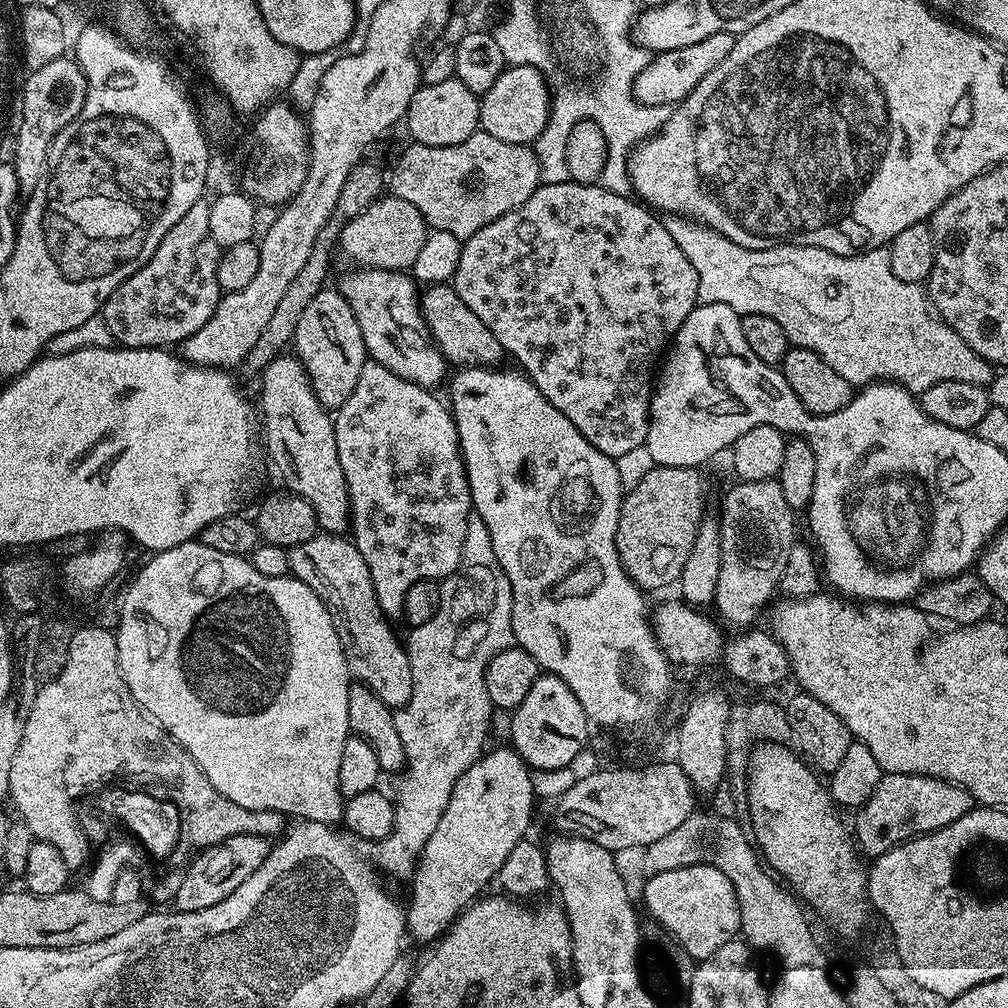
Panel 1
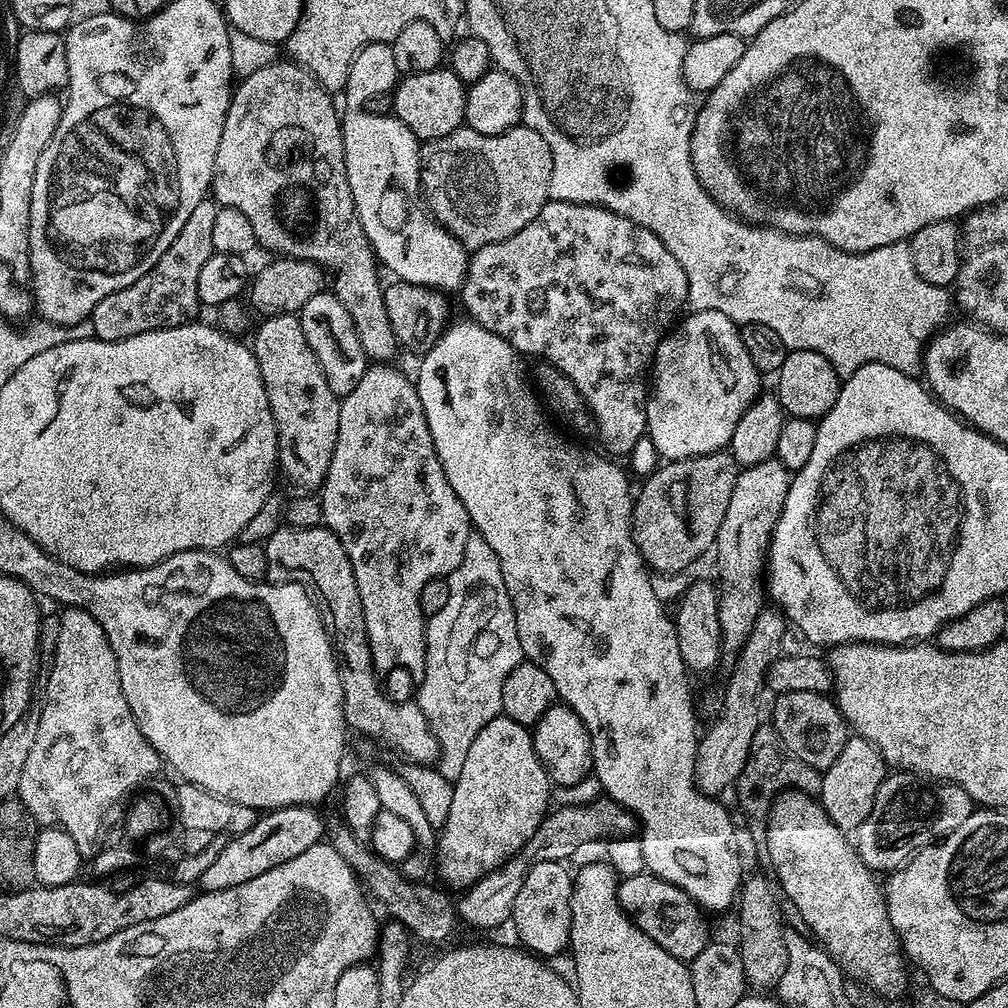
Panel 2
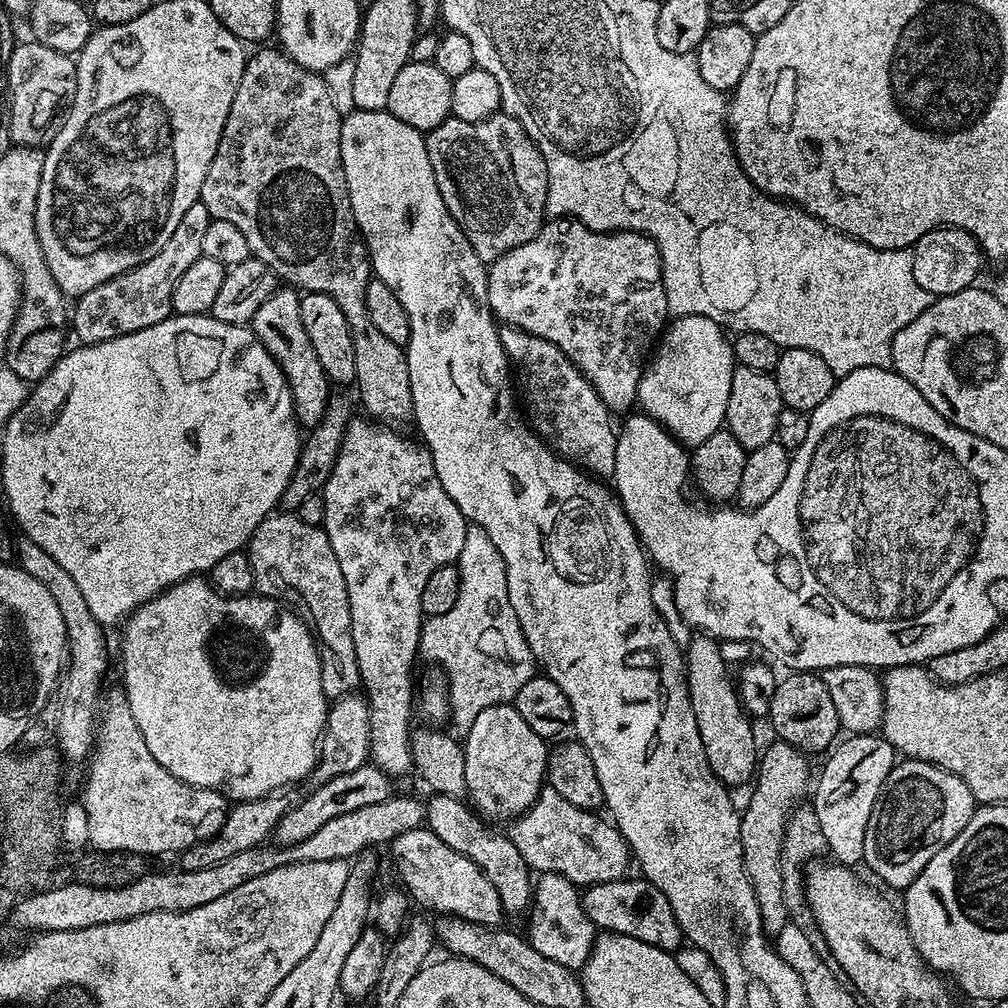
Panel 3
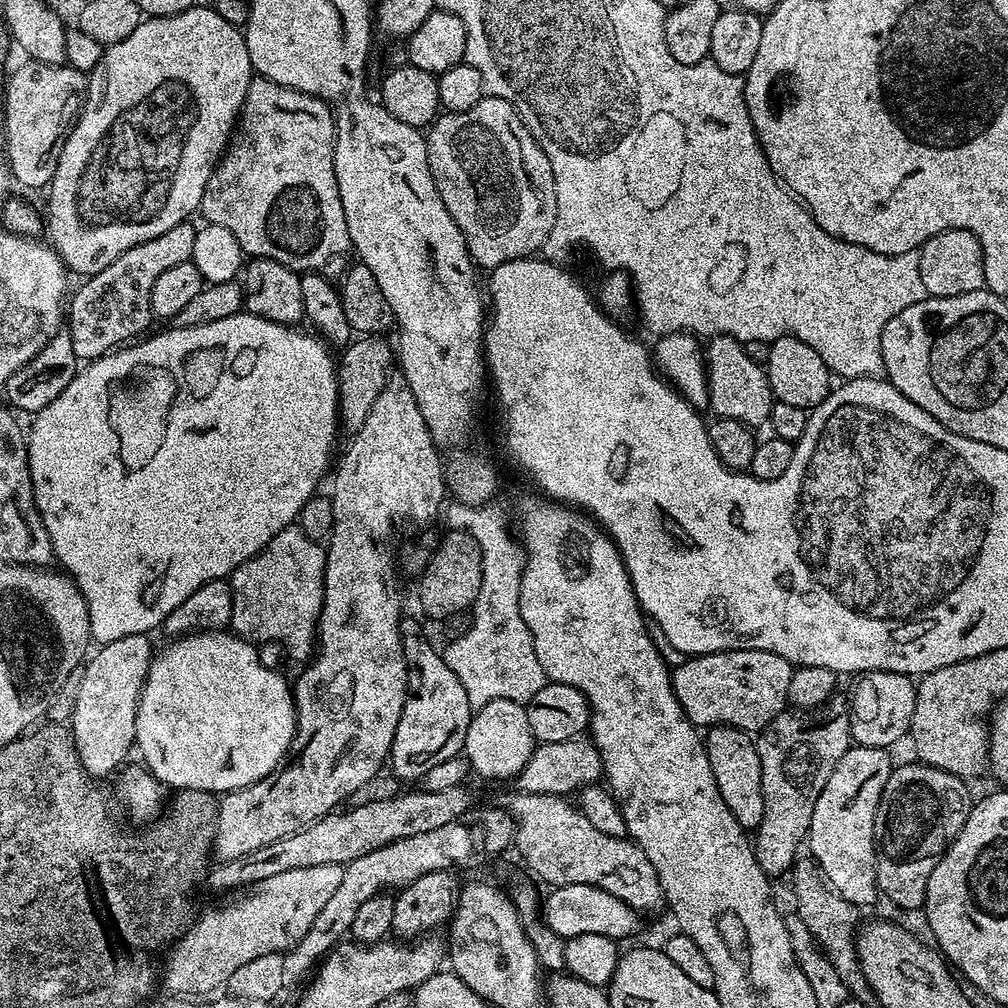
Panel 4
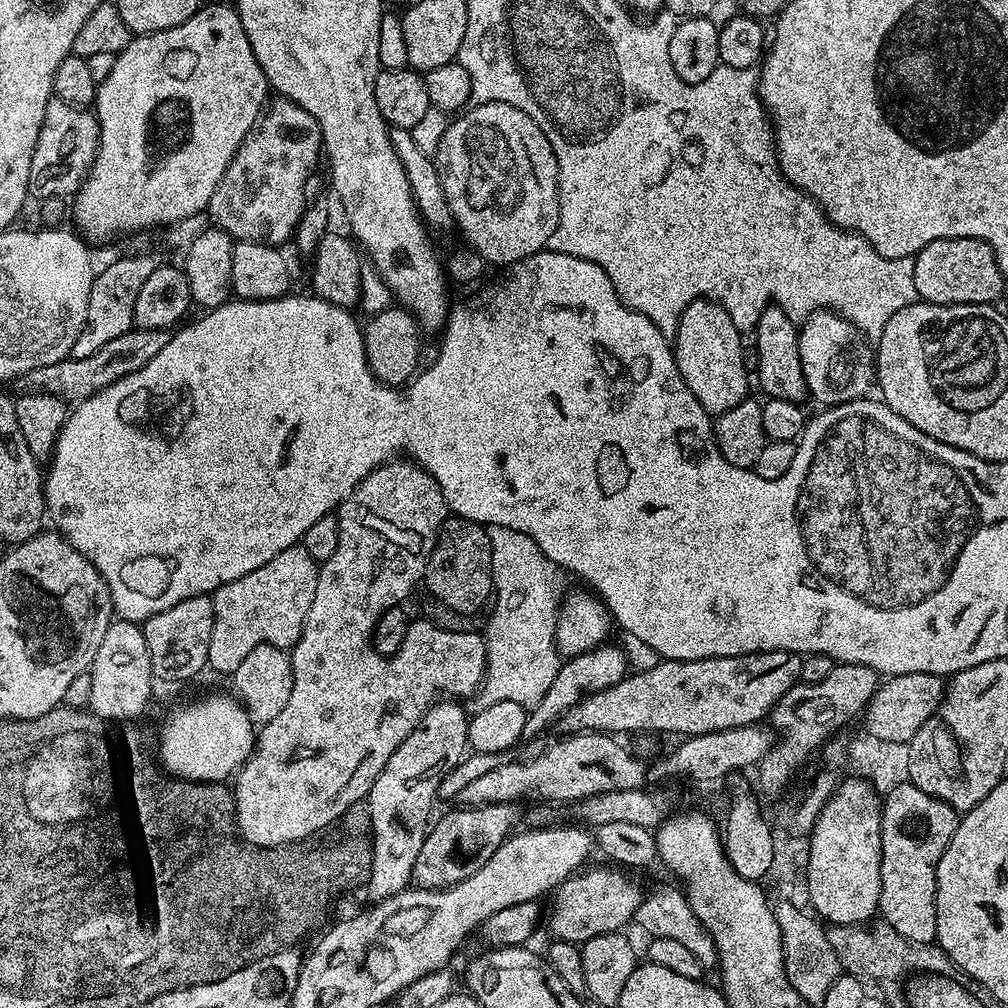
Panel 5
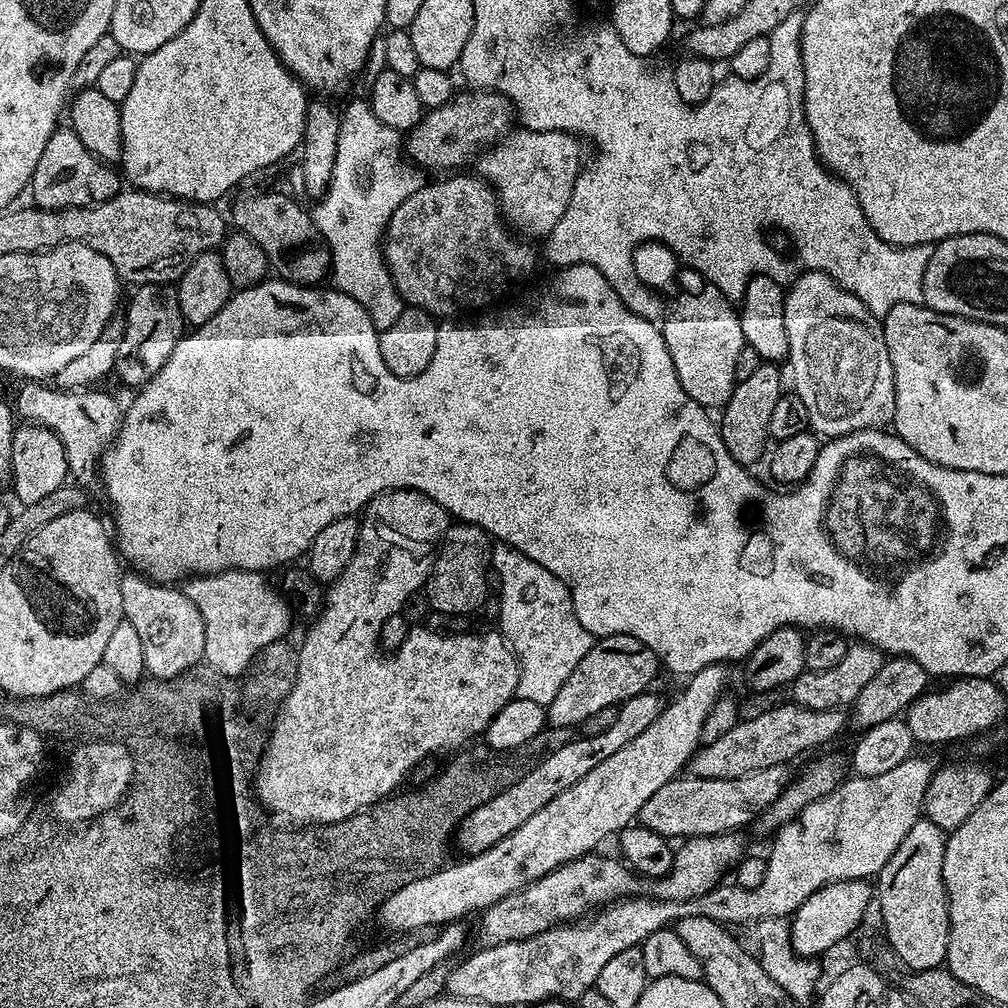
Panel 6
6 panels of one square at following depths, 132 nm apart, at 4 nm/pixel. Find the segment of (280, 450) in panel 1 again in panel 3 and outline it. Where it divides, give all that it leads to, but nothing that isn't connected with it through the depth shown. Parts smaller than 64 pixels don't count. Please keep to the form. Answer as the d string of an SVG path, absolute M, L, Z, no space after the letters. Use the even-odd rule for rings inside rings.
M280 286L254 314L250 325L252 333L266 346L268 353L278 362L282 374L292 391L292 404L296 407L296 419L301 425L313 426L319 423L328 405L330 381L318 360L310 337L302 322L301 293L291 286Z

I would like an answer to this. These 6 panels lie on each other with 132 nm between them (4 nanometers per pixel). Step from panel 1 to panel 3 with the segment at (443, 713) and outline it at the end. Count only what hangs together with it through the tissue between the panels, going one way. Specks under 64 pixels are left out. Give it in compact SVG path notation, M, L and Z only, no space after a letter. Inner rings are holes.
M468 527L458 567L458 602L454 602L446 614L429 616L423 621L419 655L432 663L429 665L440 663L439 671L448 686L450 732L453 737L463 738L482 710L495 704L512 704L518 690L530 682L538 665L510 606L506 562L502 562L502 554L498 554L486 530Z

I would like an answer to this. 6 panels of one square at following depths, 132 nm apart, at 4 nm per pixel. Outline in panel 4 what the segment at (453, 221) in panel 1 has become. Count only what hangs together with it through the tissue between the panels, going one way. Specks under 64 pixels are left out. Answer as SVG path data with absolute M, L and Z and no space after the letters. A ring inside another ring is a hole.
M485 95L483 100L470 106L470 110L437 116L427 129L426 139L434 186L438 186L438 194L442 202L446 202L446 210L450 210L450 218L454 218L458 230L462 230L468 253L481 269L491 270L502 266L502 262L523 260L544 248L556 217L554 170L550 158L537 146L513 104Z

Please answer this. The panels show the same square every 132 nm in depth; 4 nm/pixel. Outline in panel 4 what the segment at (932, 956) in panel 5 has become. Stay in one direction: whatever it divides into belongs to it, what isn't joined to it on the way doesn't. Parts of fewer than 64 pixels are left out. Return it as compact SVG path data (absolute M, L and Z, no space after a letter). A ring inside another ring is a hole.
M811 858L797 859L790 869L791 876L792 896L796 899L795 915L800 916L802 922L806 922L806 930L810 930L820 951L824 953L830 966L834 966L838 978L842 978L842 986L846 986L849 997L860 1000L865 1006L875 1005L876 995L860 973L860 959L856 953L856 933L861 923L861 909L846 902L829 886L823 872L817 868L815 860Z

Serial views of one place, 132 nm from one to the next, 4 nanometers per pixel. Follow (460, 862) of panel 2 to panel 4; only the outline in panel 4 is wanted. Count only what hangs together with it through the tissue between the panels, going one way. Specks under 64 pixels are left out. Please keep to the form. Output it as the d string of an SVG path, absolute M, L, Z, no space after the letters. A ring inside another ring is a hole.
M495 700L475 709L470 726L466 730L463 755L473 773L488 780L508 780L519 776L522 766L530 762L534 747L530 722L524 713L525 705L512 700Z

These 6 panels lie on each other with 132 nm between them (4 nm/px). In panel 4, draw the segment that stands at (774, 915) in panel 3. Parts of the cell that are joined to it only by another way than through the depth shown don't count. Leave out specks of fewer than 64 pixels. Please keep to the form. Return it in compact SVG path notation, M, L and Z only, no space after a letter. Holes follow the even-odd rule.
M834 694L817 708L779 712L755 737L758 758L762 762L762 822L754 829L754 847L758 866L770 877L789 871L798 859L796 851L808 839L818 794L830 778L834 766L853 743L850 734L848 701Z

